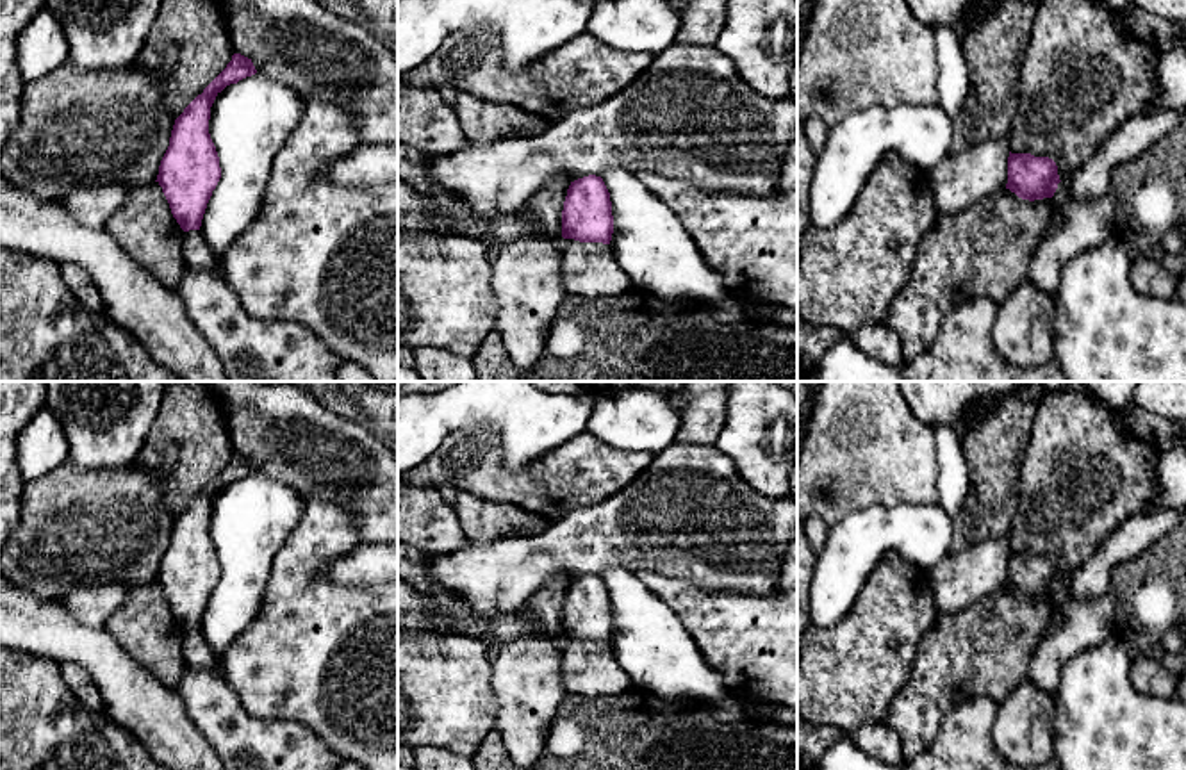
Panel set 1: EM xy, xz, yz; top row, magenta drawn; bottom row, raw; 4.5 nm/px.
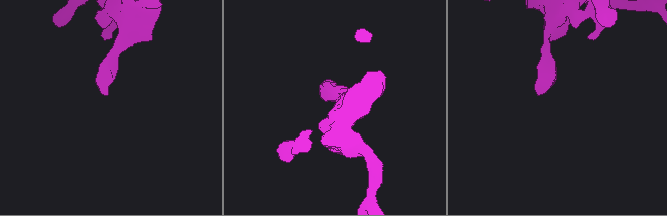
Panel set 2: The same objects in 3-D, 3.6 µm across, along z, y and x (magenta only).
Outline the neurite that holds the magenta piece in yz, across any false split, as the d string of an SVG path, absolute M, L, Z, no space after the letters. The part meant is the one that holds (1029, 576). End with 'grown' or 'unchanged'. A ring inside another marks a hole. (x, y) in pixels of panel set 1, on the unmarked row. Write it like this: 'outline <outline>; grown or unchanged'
outline M1009 551L1006 588L1018 597L1029 601L1052 597L1059 581L1058 565L1052 558Z; unchanged

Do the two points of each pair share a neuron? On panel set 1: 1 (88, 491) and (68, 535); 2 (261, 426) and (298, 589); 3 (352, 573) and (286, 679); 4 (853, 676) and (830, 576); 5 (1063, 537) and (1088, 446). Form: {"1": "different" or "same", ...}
{"1": "same", "2": "different", "3": "different", "4": "different", "5": "same"}

